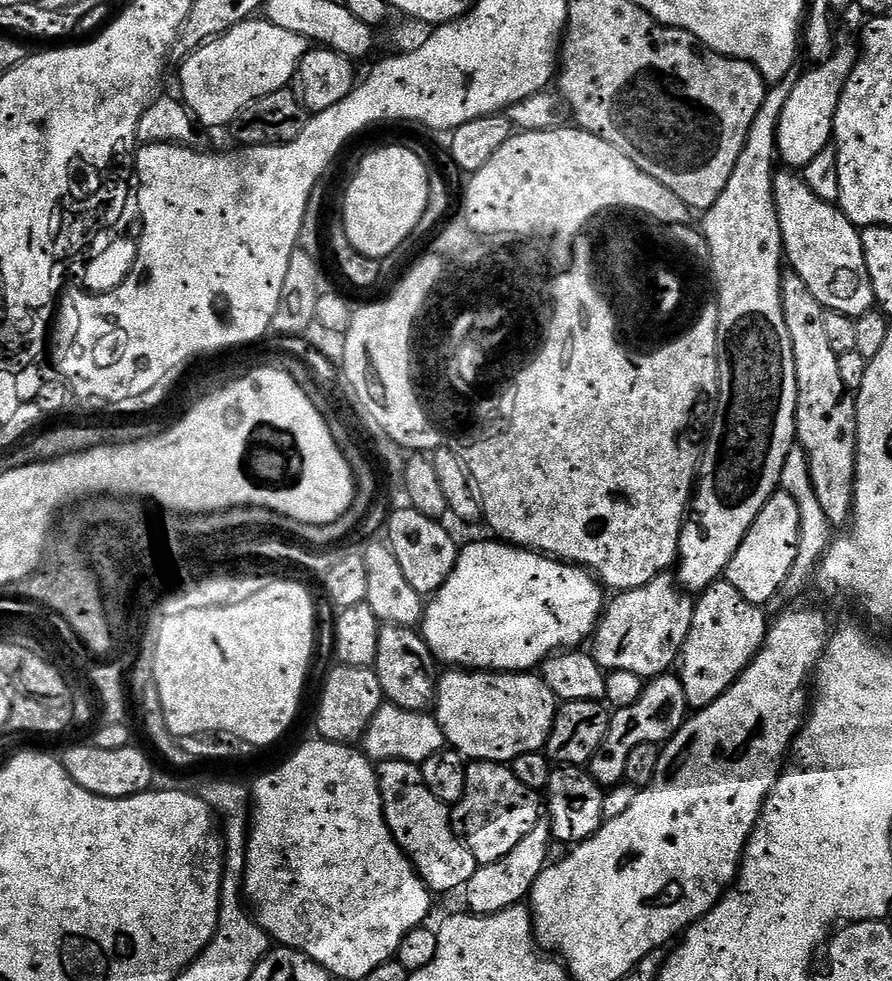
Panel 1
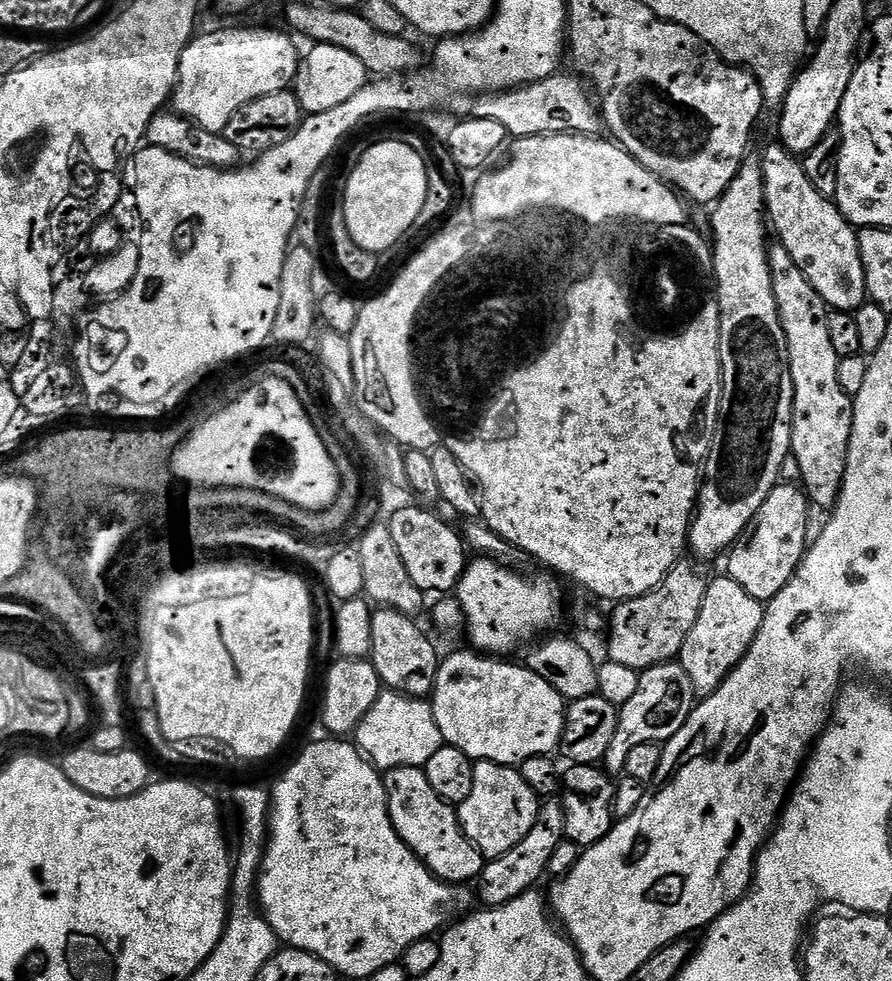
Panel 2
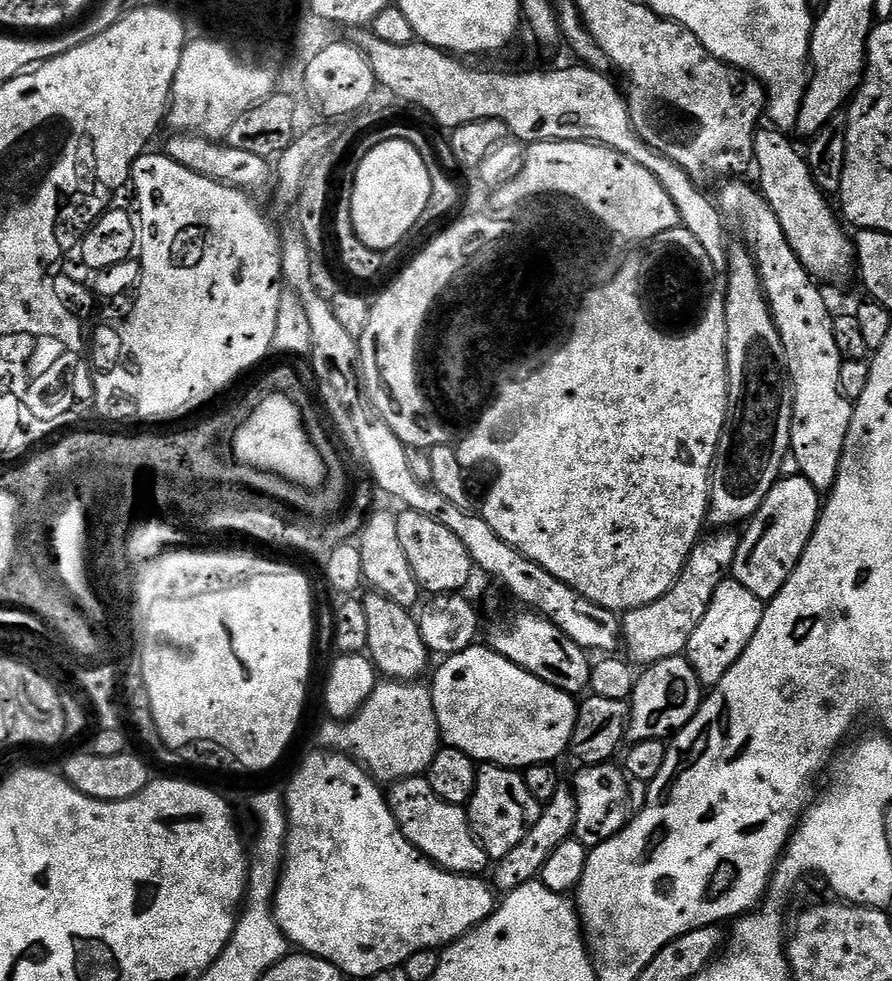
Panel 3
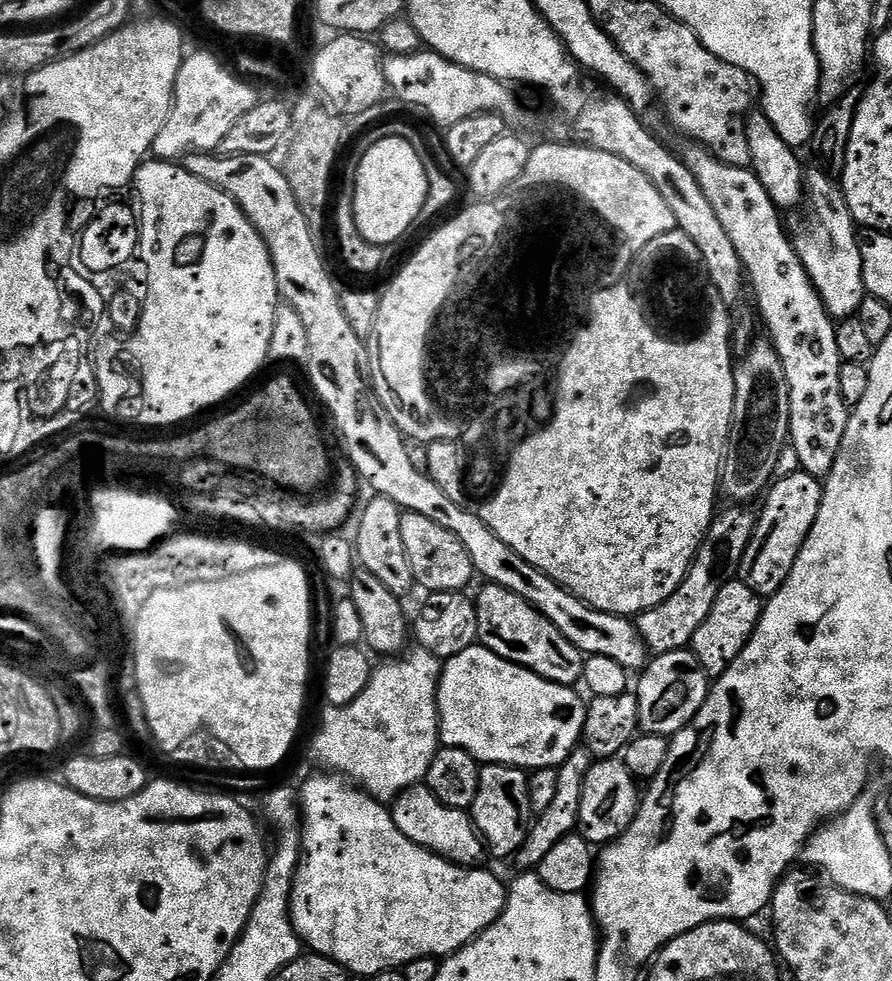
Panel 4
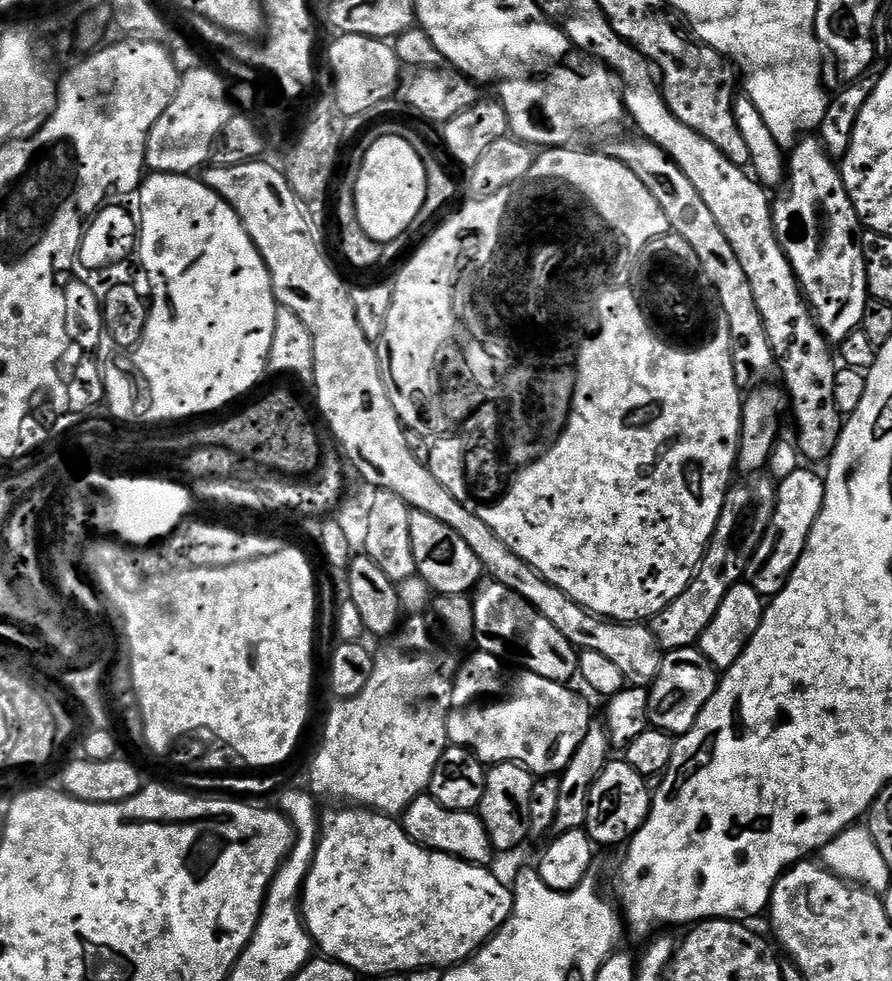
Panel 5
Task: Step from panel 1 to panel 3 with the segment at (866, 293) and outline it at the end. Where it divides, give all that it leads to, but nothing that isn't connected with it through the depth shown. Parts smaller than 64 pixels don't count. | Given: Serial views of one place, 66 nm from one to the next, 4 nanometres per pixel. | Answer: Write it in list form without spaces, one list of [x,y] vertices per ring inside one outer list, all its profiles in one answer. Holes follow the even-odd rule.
[[[772,126],[767,127],[761,127],[754,138],[754,172],[760,175],[760,192],[770,210],[774,210],[774,218],[782,222],[788,244],[794,254],[798,254],[808,273],[817,281],[829,280],[832,284],[840,284],[854,272],[853,241],[844,233],[845,225],[838,219],[834,208],[832,213],[829,197],[814,182],[801,149],[799,152],[785,133]]]

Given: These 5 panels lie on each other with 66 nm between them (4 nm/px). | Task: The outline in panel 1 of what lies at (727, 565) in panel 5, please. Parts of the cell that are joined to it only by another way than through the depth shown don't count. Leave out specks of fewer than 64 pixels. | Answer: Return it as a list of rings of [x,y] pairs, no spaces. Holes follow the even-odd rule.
[[[671,575],[650,578],[646,586],[615,593],[606,607],[591,637],[590,654],[605,673],[630,670],[646,682],[671,673],[694,622],[696,600],[678,587]]]

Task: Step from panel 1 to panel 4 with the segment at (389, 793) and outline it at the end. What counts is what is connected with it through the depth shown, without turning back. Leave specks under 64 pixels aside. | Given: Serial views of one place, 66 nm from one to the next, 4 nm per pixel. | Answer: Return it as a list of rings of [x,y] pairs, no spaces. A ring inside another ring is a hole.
[[[421,782],[412,788],[407,788],[391,801],[390,811],[394,826],[410,838],[418,846],[428,848],[445,860],[451,860],[454,864],[465,866],[480,866],[486,860],[486,849],[475,826],[472,817],[465,809],[451,808],[442,802],[428,789],[427,783]]]

